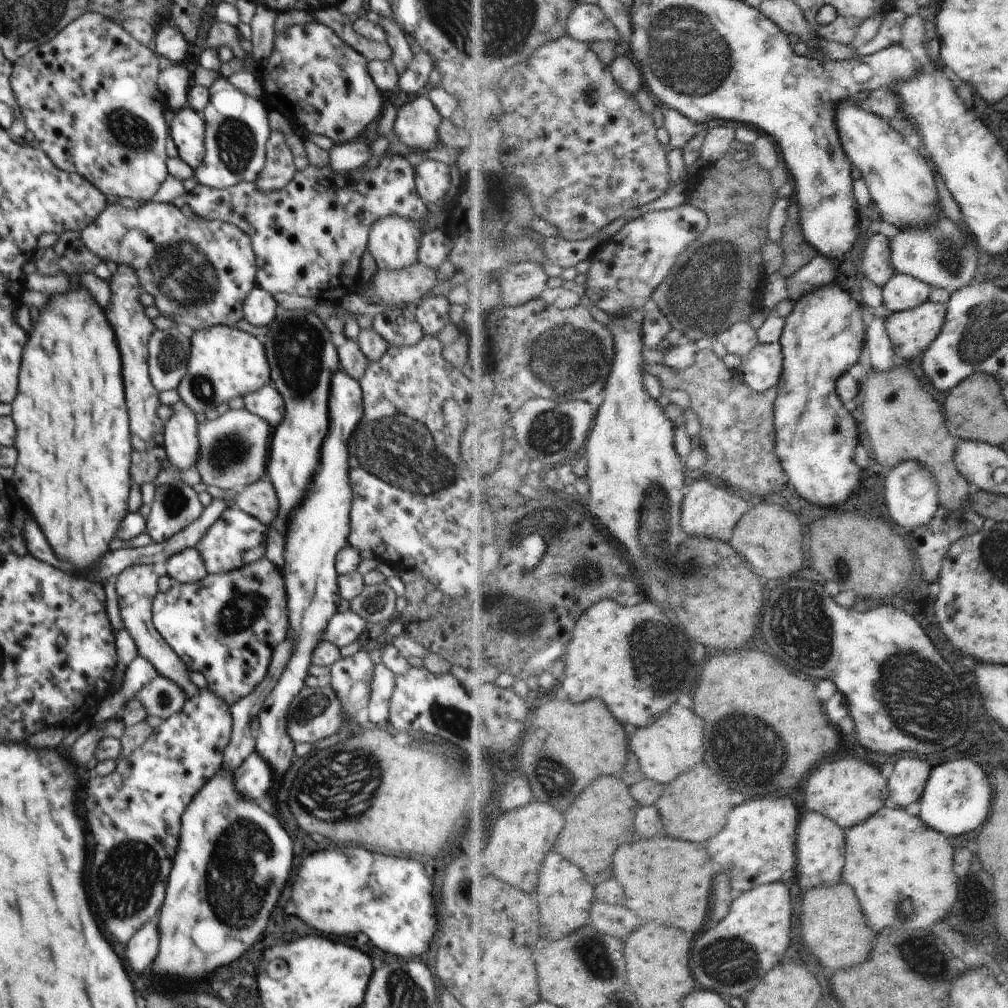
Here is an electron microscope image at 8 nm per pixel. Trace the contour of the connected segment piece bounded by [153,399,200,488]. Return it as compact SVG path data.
M182 399L172 406L172 410L174 414L164 423L164 444L168 464L153 482L156 488L162 484L172 484L179 478L180 472L196 468L196 456L200 446L196 413L192 412Z

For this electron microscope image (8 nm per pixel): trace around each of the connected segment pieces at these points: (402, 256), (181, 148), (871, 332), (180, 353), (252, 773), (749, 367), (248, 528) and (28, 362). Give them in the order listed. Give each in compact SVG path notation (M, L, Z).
M386 216L370 226L368 252L380 270L404 270L418 263L422 242L420 226L409 218Z
M189 106L174 113L174 119L169 124L169 135L176 145L179 157L190 168L198 168L205 155L204 119Z
M874 316L867 328L867 343L863 352L862 363L869 369L886 372L894 370L902 363L894 350L893 340L888 332L888 316Z
M178 328L156 329L148 341L148 372L159 391L177 390L188 372L191 342Z
M256 751L248 755L238 770L234 770L232 780L238 794L252 796L252 800L260 800L268 788L272 786L272 768Z
M759 344L742 360L740 371L745 381L756 391L766 392L782 382L785 369L783 344Z
M232 506L222 512L222 516L206 530L206 534L200 538L195 547L200 552L208 573L230 572L265 557L268 532L269 526L264 526L260 520Z
M77 285L68 294L54 296L42 310L40 318L28 338L28 344L24 348L24 358L20 366L20 386L18 386L14 400L11 404L11 416L16 426L15 448L18 450L18 462L14 467L14 474L9 484L15 489L20 500L30 510L30 514L36 518L44 538L48 540L50 548L54 550L56 558L68 560L80 574L84 570L90 570L100 562L100 558L108 552L108 544L114 540L116 530L120 522L126 516L128 511L128 496L130 496L130 486L132 486L130 470L130 432L128 432L128 414L126 414L126 402L124 402L124 384L122 384L122 364L120 364L120 352L116 348L116 338L112 328L108 326L102 308L96 306L94 298L90 296L86 288Z

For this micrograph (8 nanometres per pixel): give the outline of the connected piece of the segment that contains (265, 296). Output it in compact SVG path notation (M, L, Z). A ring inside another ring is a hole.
M255 286L244 301L244 319L249 325L256 327L268 325L276 316L277 306L278 302L273 294Z

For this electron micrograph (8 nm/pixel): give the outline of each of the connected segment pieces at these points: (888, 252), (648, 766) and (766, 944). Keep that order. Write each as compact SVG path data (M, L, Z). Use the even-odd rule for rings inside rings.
M878 233L869 240L865 251L864 272L867 278L872 278L876 284L885 287L897 273L893 261L892 237Z
M678 702L654 726L637 729L631 740L631 750L638 754L643 771L650 779L669 785L705 761L706 738L710 736L706 736L708 732L704 726L704 718Z
M786 881L765 884L740 895L732 904L730 916L712 932L706 932L696 940L692 968L702 986L740 996L746 1002L762 978L774 966L785 962L784 956L792 946L792 892ZM738 936L738 938L730 938Z

